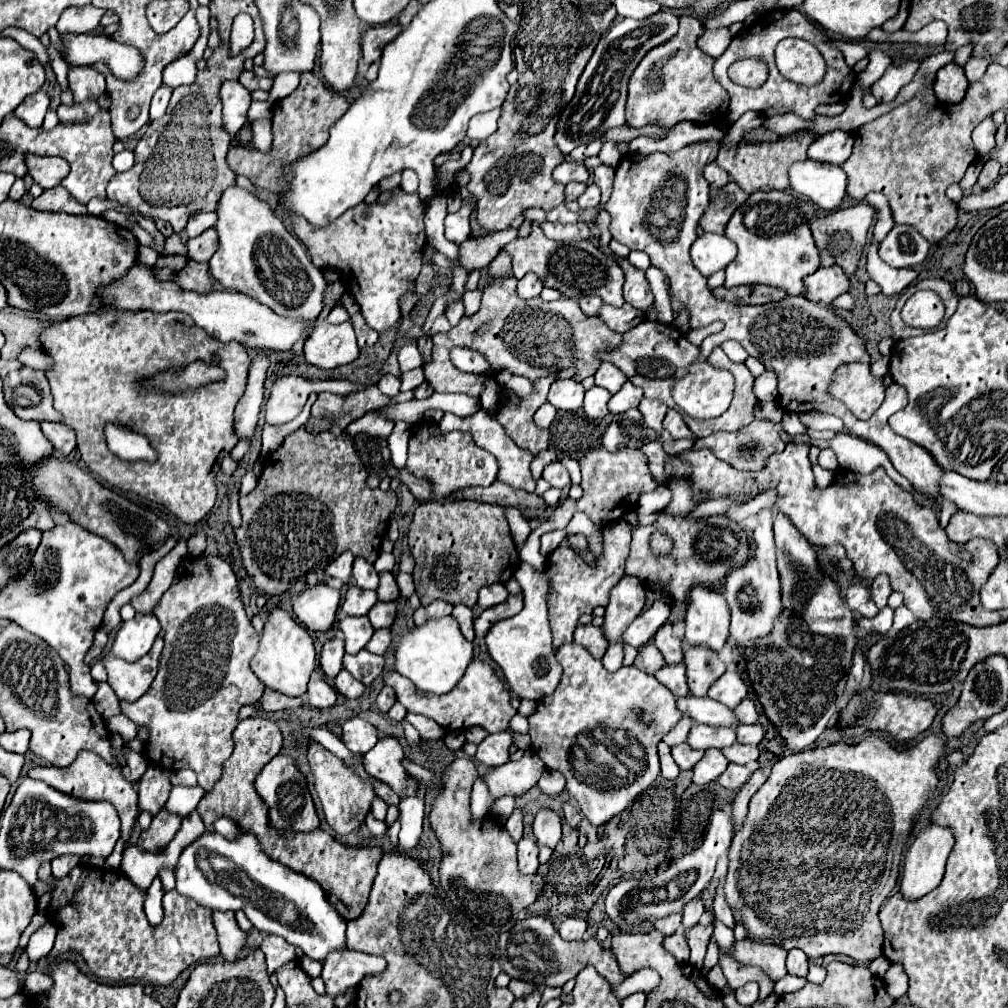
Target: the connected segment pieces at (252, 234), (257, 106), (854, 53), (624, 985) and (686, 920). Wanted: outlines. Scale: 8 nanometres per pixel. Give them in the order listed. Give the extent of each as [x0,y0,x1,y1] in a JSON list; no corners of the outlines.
[[209,186,327,320],[249,100,271,122],[837,40,867,68],[611,968,659,1000],[683,900,705,930]]

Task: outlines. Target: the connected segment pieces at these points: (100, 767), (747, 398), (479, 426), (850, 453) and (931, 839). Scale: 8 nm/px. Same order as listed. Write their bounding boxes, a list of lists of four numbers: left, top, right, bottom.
[[27,752,139,871],[683,348,755,438],[439,410,535,492],[829,434,914,493],[899,826,955,900]]

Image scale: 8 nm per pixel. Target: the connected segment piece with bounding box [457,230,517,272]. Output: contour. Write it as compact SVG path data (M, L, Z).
M501 230L493 232L493 236L485 238L467 238L463 244L459 244L459 266L467 272L479 270L491 264L491 260L499 254L499 250L509 244L517 236L517 230Z

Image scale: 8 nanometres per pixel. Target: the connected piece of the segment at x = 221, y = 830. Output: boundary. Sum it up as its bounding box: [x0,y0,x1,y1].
[213,816,239,838]

